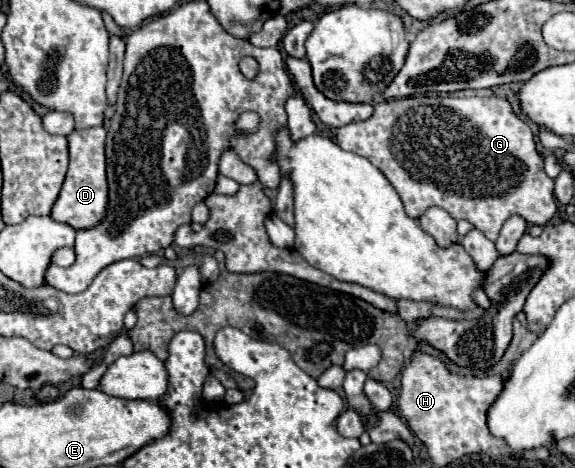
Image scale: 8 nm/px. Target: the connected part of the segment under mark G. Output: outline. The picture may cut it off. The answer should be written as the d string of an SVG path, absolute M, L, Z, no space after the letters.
M490 88L484 89L484 97L482 97L481 90L465 89L457 91L448 97L406 97L406 99L392 99L392 101L384 101L384 103L378 103L374 105L374 115L368 119L368 121L358 121L358 123L350 123L350 125L344 125L336 131L336 139L338 139L338 145L344 149L344 151L352 151L356 155L362 155L366 157L372 165L376 165L384 175L386 179L392 183L392 187L398 191L404 207L406 207L406 213L414 219L418 219L428 207L436 205L436 207L442 207L444 211L448 211L456 221L458 219L466 219L470 221L476 229L480 229L490 241L496 241L498 233L500 233L500 227L502 223L518 213L522 215L528 223L532 225L546 225L554 219L556 215L556 201L554 201L554 181L544 173L544 165L542 165L542 157L538 155L536 151L536 143L534 143L534 135L530 131L530 127L512 111L510 103L506 99L498 99L497 96L492 94Z

